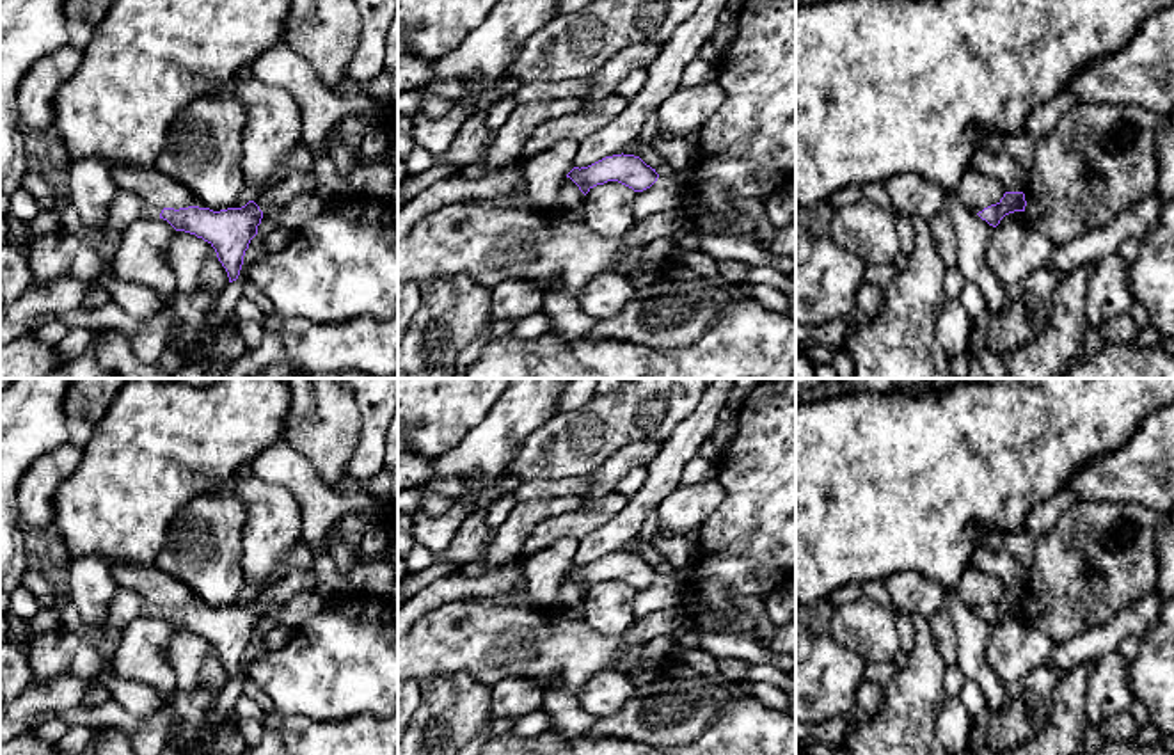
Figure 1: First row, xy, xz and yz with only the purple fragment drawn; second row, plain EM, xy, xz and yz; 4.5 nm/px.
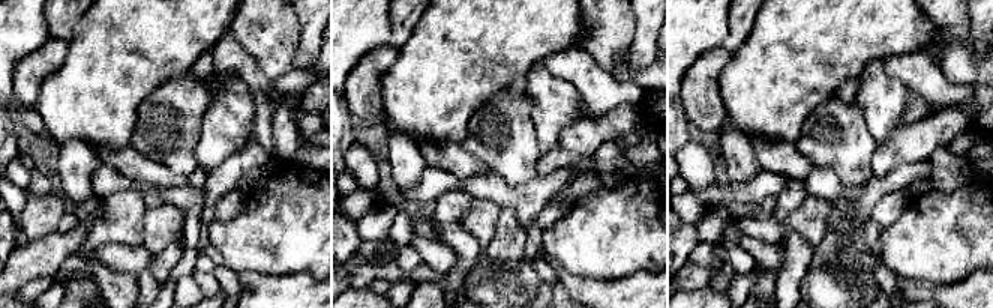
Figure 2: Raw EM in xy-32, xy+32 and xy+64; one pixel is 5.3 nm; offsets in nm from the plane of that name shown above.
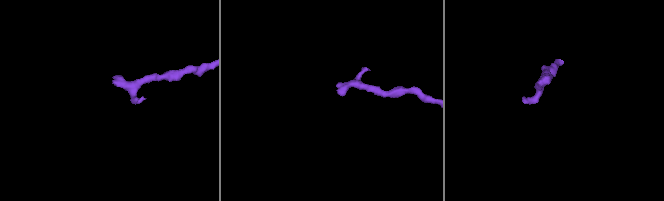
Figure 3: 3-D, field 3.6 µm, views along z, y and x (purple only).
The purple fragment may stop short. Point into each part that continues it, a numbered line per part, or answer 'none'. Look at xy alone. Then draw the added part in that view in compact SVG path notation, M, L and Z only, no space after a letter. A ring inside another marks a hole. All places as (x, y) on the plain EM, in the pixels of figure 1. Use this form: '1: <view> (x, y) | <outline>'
1: xy (126, 606) | M119 588L108 602L108 613L103 629L112 627L123 631L135 620L158 616L160 611L160 606L146 600L137 592Z

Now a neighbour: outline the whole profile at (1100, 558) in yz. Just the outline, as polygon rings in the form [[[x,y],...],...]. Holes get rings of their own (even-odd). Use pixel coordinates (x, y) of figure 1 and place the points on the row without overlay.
[[[1135,501],[1073,505],[1035,545],[1025,592],[1028,622],[1055,643],[1108,625],[1133,602],[1158,588],[1160,513]]]

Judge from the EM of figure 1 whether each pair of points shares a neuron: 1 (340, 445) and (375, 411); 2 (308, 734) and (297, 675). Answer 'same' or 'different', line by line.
1: different
2: different

